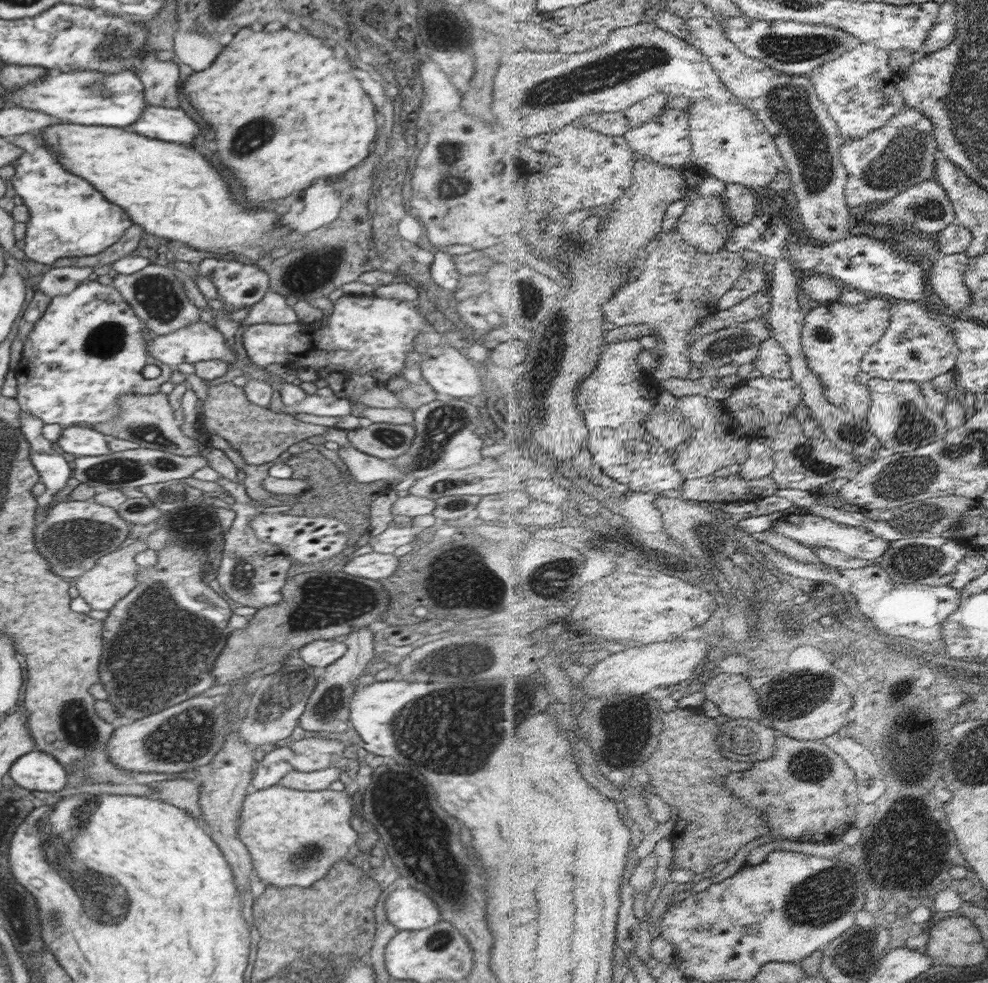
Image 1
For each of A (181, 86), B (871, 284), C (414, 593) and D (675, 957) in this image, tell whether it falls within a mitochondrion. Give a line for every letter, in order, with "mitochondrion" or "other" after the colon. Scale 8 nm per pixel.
A: other
B: other
C: other
D: other

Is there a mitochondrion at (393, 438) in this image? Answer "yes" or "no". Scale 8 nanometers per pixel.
yes

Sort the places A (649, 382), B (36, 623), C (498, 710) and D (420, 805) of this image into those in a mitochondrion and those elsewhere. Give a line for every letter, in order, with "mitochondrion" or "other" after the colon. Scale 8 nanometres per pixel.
A: other
B: other
C: mitochondrion
D: other

